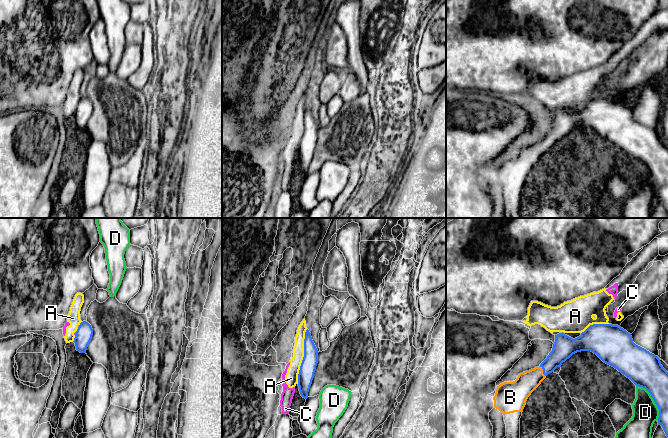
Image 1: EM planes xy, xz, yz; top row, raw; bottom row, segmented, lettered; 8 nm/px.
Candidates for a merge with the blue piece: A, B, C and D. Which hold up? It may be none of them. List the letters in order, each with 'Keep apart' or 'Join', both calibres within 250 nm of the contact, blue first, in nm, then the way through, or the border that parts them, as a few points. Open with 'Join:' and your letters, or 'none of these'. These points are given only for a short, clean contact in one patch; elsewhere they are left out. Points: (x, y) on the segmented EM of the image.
Join: B
A: Keep apart. Thickness 130 nm (blue) against 110 nm. Boundary: xz (307, 329), (304, 335), (304, 356), (297, 383)
B: Join. Thickness 180 nm (blue) against 180 nm. Path across: yz (563, 348), (543, 371), (529, 380), (519, 390)
C: Keep apart. Thickness 130 nm (blue) against 20 nm. Boundary: xy (76, 332), (75, 335)
D: Keep apart. Thickness 260 nm (blue) against 200 nm

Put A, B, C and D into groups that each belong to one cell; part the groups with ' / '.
A C / B / D

